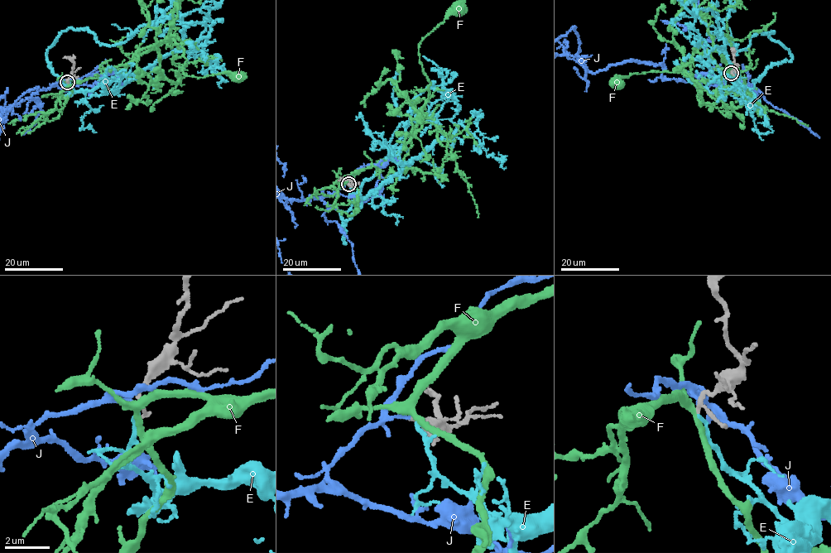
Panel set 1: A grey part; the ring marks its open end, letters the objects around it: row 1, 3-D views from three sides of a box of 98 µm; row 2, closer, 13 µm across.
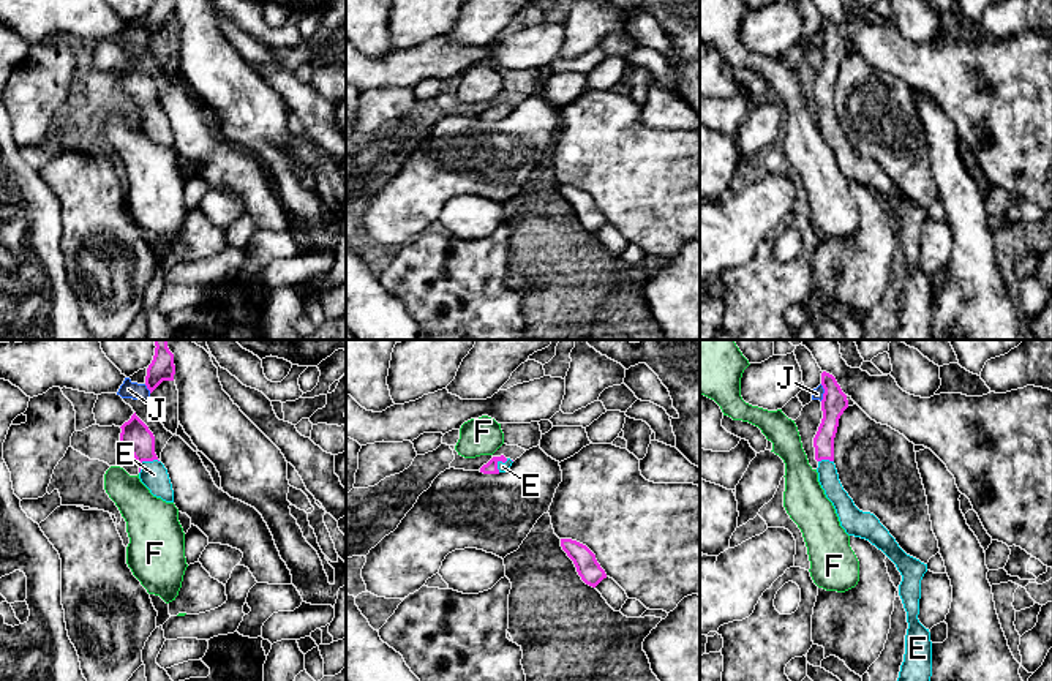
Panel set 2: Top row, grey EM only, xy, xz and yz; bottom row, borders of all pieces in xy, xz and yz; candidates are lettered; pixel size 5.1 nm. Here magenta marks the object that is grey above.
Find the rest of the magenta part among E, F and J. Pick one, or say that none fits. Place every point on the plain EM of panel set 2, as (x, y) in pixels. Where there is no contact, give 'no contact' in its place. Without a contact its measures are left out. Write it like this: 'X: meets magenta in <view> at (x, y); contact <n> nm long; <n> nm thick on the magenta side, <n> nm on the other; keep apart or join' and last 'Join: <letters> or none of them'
E: meets magenta in xy at (144, 106); contact 120 nm long; 150 nm thick on the magenta side, 140 nm on the other; join
F: no contact; keep apart
J: meets magenta in yz at (825, 38); contact 90 nm long; 130 nm thick on the magenta side, 60 nm on the other; keep apart
Join: E

